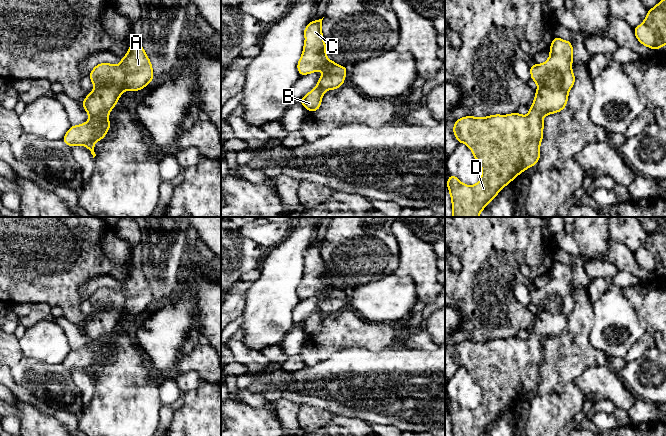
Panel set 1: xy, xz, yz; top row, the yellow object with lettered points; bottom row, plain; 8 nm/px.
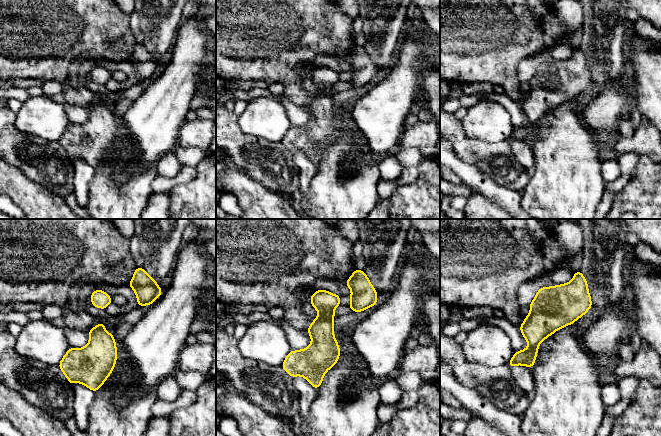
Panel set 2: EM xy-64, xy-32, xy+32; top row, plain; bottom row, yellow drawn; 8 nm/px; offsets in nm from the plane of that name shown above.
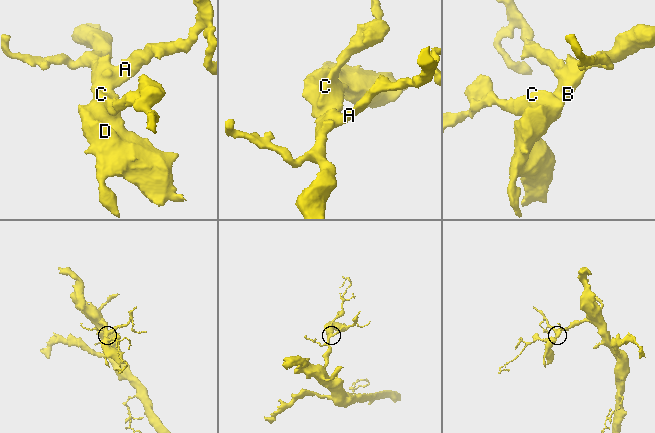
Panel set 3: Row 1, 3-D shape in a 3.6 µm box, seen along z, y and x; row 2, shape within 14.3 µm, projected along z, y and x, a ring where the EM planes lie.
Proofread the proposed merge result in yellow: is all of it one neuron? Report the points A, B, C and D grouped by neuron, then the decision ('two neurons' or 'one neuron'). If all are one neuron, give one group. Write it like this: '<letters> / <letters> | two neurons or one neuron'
A B C D | one neuron

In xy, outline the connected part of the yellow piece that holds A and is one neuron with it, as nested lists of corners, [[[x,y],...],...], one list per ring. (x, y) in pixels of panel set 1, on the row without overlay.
[[[131,268],[119,289],[98,288],[89,301],[94,308],[94,314],[81,327],[89,344],[84,348],[71,350],[63,365],[69,371],[87,371],[94,382],[94,367],[103,363],[110,353],[110,334],[116,330],[124,315],[139,315],[152,306],[153,293],[141,268]]]

